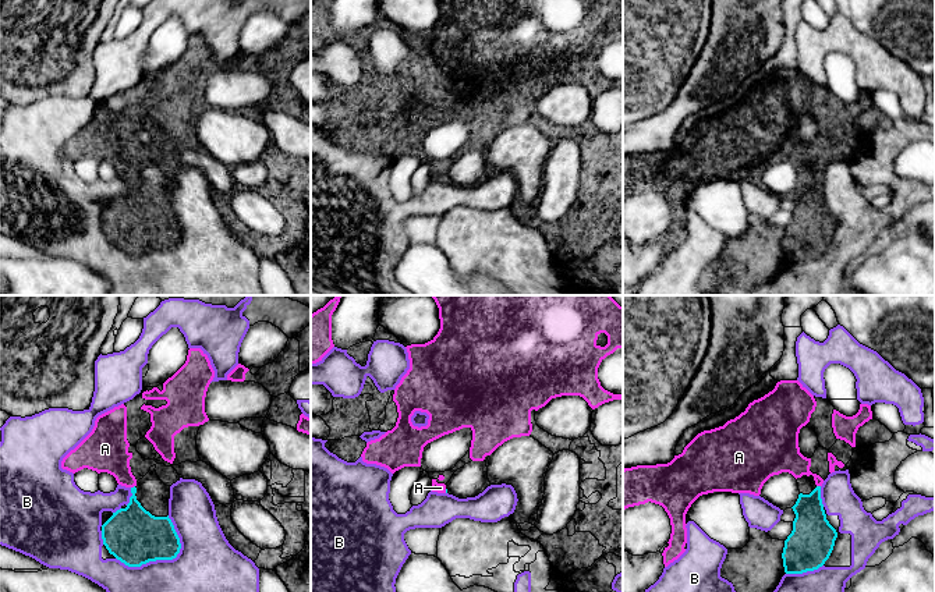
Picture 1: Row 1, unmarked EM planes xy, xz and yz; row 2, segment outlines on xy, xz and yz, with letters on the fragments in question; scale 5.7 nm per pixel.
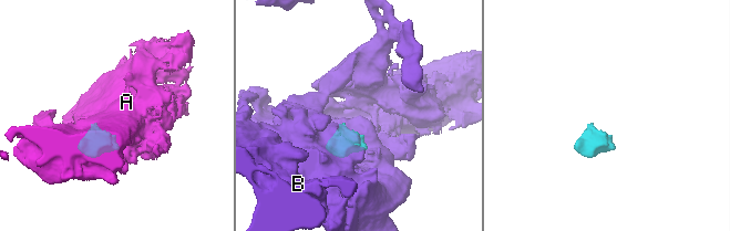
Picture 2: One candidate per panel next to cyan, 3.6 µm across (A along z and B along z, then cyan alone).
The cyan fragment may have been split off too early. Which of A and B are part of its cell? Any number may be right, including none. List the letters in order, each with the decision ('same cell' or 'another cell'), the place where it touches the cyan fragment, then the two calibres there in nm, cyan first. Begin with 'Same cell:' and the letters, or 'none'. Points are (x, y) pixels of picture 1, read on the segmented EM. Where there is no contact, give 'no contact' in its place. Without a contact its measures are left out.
Same cell: A
A: same cell; contact xy (134, 486); calibres 280 and 220 nm
B: another cell; contact xy (166, 559); calibres 320 and 340 nm

